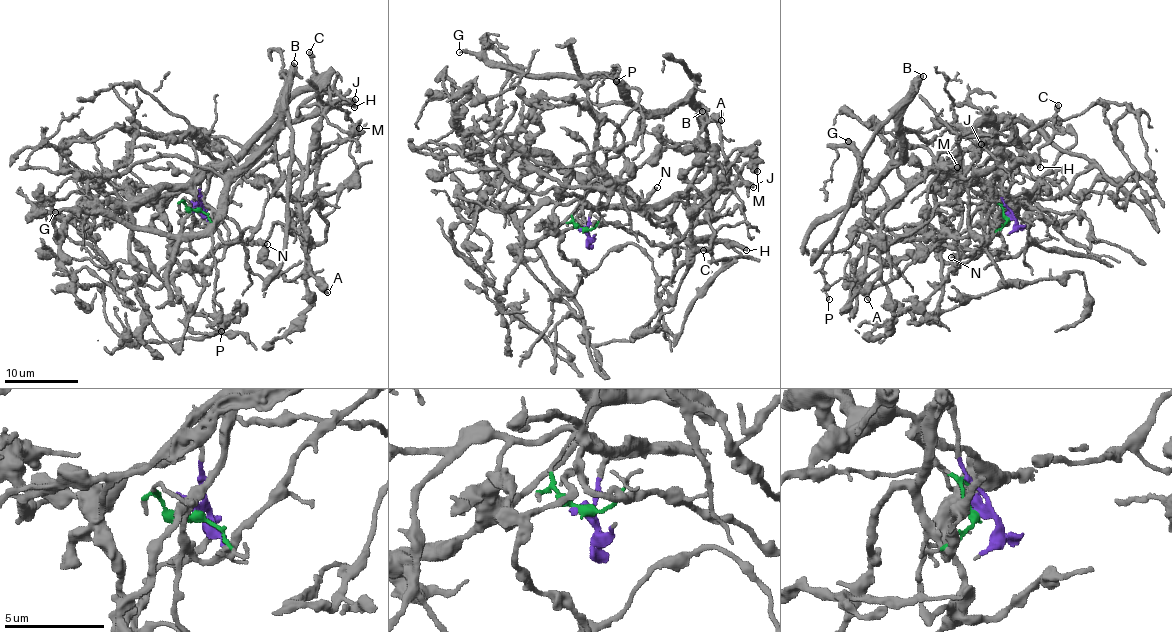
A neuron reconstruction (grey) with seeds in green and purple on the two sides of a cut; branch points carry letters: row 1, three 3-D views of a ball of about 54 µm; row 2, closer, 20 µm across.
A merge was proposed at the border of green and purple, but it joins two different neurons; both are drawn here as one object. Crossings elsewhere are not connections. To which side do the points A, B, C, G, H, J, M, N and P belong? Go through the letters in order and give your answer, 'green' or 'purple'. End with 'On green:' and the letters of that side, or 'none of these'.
A: green
B: green
C: purple
G: green
H: purple
J: purple
M: green
N: purple
P: green
On green: A, B, G, M, P

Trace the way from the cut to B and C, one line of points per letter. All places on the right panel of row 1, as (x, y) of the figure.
B: (1008, 217), (990, 201), (883, 229), (864, 214), (866, 189), (898, 162), (903, 101), (922, 75)
C: (1008, 217), (1009, 208), (995, 177), (1037, 156), (1051, 137), (1058, 104)

